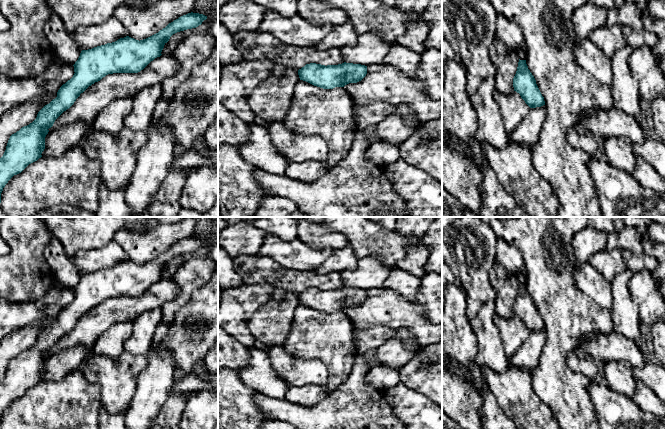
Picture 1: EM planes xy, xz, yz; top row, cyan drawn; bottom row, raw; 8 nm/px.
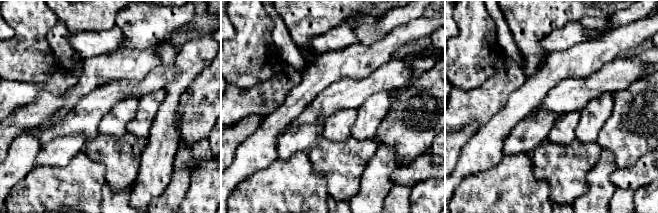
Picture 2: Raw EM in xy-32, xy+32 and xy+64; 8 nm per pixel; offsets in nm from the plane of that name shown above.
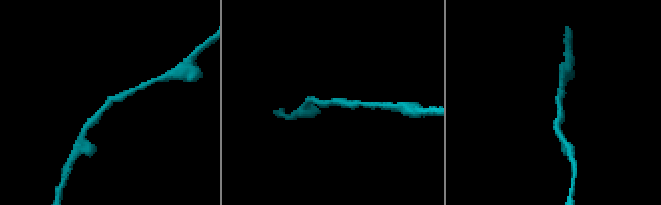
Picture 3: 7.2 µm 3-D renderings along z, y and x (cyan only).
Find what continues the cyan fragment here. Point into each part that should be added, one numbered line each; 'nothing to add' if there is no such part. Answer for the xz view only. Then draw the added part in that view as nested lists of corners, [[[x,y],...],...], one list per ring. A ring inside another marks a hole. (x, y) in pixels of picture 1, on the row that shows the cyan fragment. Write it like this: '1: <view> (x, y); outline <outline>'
nothing to add

